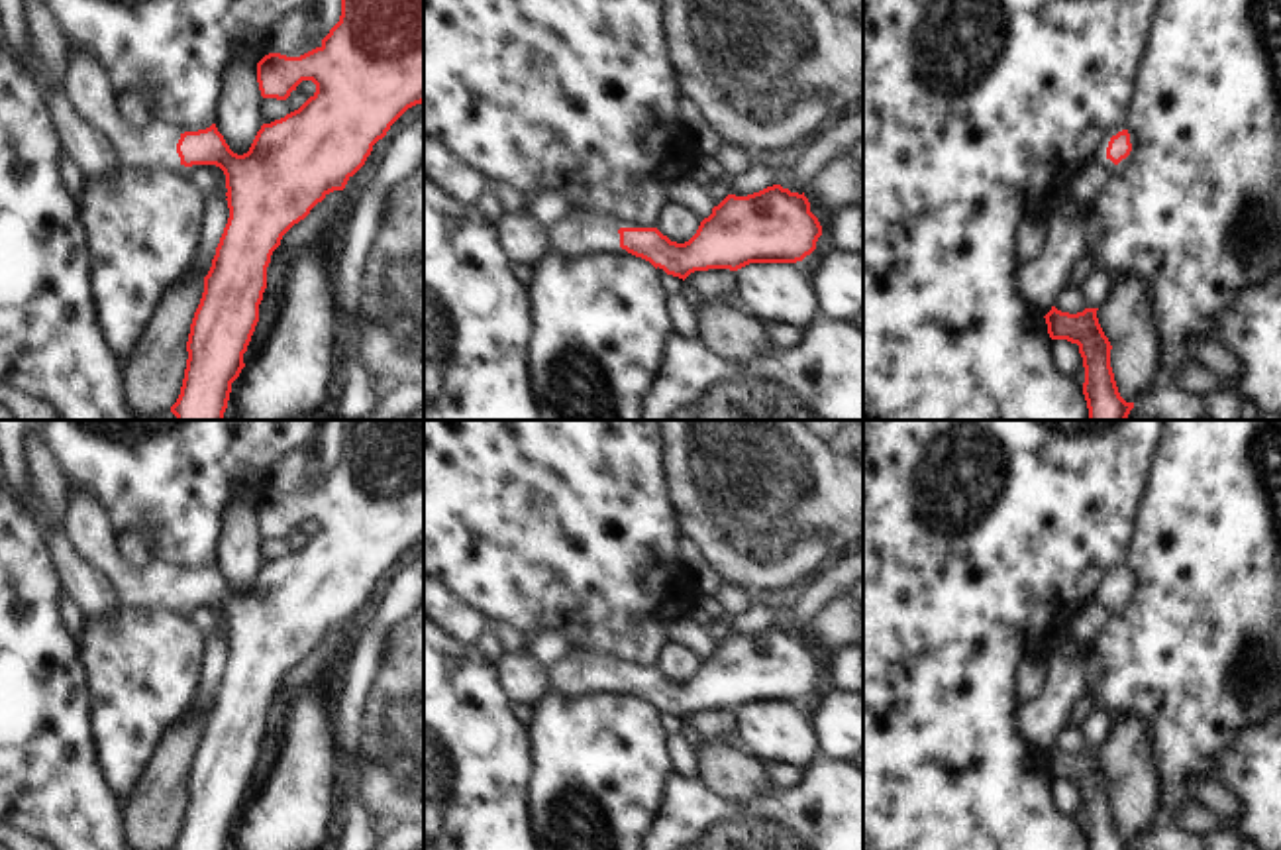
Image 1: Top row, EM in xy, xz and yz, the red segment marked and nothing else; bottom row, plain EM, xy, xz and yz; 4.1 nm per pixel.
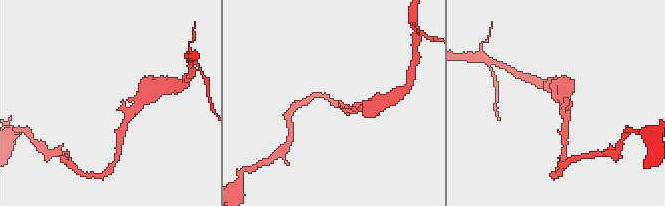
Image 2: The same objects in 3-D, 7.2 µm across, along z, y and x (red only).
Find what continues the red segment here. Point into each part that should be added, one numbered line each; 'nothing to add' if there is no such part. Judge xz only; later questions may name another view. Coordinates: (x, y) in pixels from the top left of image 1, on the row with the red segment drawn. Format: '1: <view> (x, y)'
1: xz (577, 232).

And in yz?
nothing to add.

